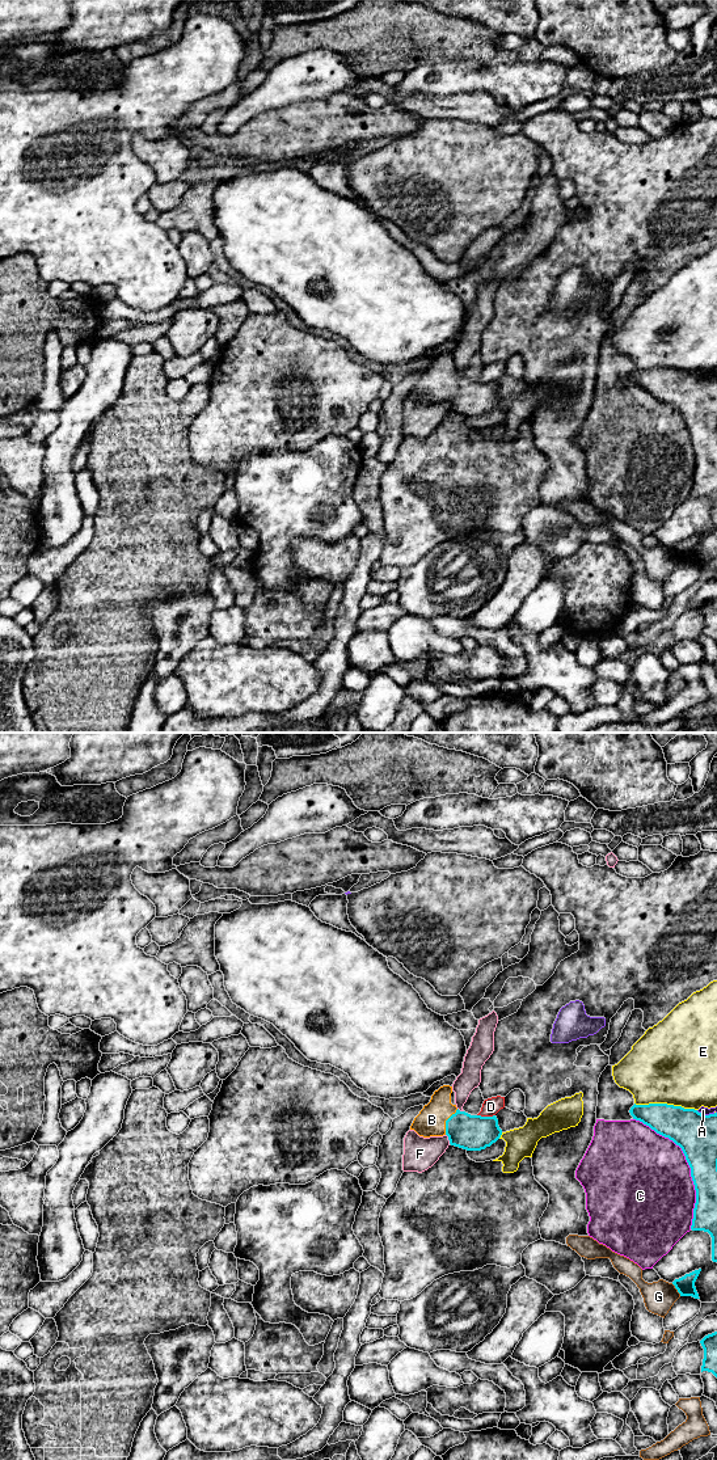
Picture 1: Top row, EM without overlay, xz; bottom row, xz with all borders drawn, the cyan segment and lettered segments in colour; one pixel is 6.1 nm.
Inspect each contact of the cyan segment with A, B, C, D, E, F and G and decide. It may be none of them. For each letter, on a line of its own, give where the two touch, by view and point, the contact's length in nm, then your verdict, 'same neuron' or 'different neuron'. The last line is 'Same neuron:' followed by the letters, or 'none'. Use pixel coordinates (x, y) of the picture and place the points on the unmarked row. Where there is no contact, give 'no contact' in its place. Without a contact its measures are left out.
A: xz (707, 382) | 130 nm | different neuron
B: xz (446, 388) | 180 nm | same neuron
C: xz (688, 430) | 750 nm | different neuron
D: xz (486, 383) | 110 nm | different neuron
E: xz (666, 370) | 380 nm | different neuron
F: xz (448, 405) | 70 nm | different neuron
G: xz (677, 555) | 100 nm | different neuron
Same neuron: B

